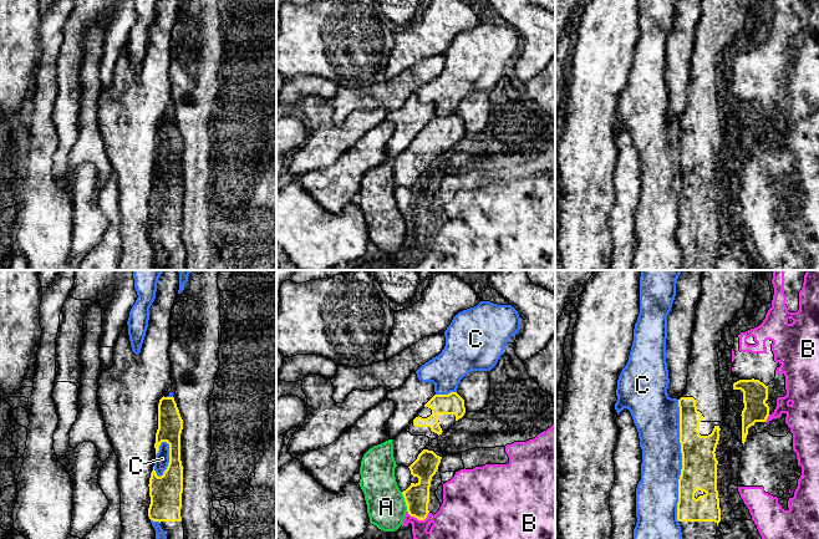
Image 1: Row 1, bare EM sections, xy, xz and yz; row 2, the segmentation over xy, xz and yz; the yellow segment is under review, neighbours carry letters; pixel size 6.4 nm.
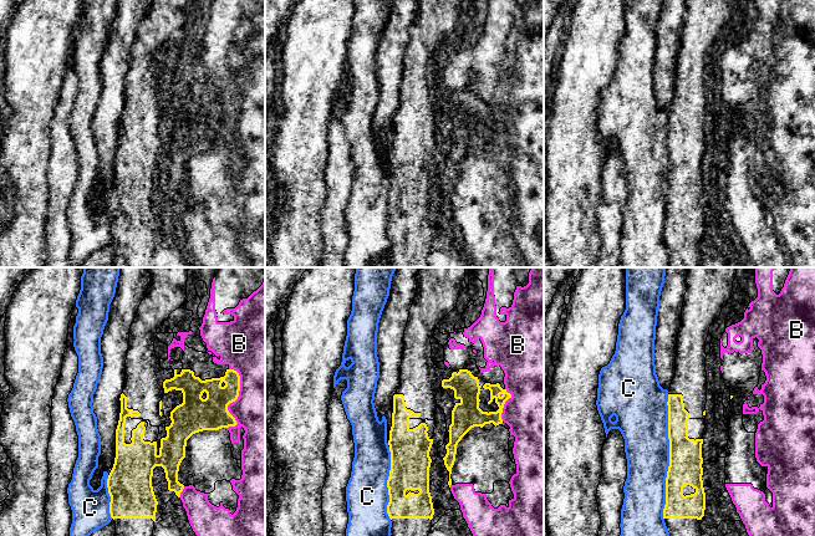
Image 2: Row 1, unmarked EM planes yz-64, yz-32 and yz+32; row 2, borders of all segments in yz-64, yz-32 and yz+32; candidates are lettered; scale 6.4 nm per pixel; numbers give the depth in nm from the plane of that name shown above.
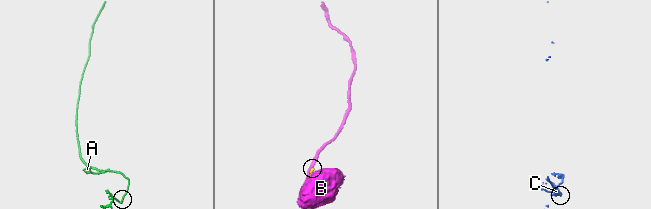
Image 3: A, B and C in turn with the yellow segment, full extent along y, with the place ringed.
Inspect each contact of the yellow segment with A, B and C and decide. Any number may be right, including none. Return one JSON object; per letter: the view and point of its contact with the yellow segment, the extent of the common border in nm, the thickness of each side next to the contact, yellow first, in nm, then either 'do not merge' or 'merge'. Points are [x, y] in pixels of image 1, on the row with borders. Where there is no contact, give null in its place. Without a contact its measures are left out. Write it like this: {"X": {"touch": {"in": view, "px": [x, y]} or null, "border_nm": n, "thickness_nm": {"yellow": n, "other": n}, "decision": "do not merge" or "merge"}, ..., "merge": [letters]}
{"A": {"touch": {"in": "xz", "px": [405, 501]}, "border_nm": 130, "thickness_nm": {"yellow": 160, "other": 260}, "decision": "do not merge"}, "B": {"touch": {"in": "xz", "px": [417, 518]}, "border_nm": 150, "thickness_nm": {"yellow": 160, "other": 260}, "decision": "do not merge"}, "C": {"touch": {"in": "yz", "px": [682, 461]}, "border_nm": 800, "thickness_nm": {"yellow": 220, "other": 280}, "decision": "do not merge"}, "merge": []}

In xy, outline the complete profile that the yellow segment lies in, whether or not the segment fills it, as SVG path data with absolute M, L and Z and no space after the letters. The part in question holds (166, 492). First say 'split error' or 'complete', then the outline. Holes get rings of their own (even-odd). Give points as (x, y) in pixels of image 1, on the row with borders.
split error; M172 385L158 403L158 429L156 433L156 454L162 442L169 444L169 463L161 477L154 467L149 478L151 504L148 517L158 522L166 532L167 539L184 539L180 517L183 493L183 466L180 461L180 433L183 419L174 401L169 396Z

